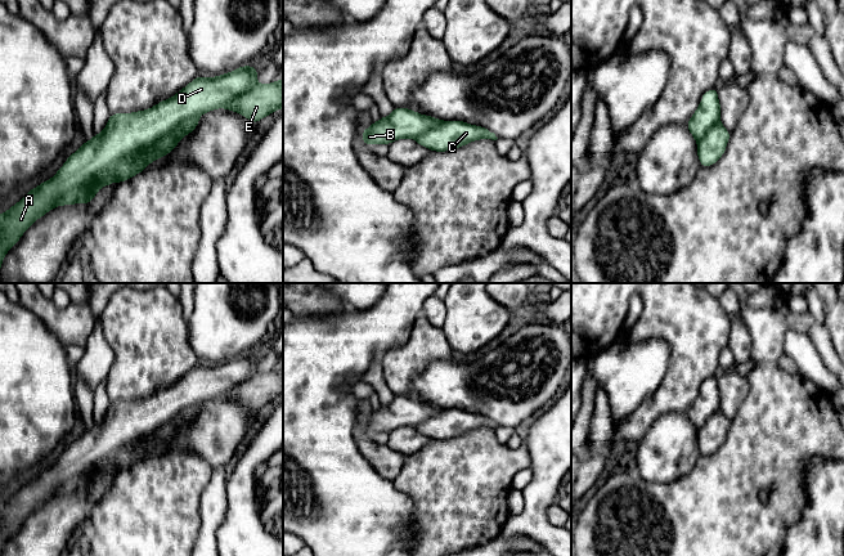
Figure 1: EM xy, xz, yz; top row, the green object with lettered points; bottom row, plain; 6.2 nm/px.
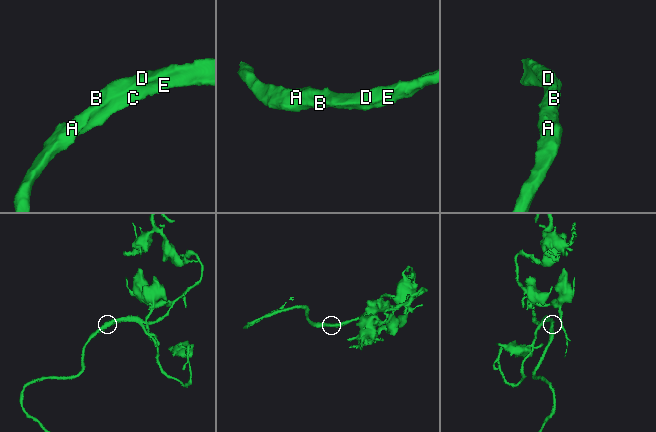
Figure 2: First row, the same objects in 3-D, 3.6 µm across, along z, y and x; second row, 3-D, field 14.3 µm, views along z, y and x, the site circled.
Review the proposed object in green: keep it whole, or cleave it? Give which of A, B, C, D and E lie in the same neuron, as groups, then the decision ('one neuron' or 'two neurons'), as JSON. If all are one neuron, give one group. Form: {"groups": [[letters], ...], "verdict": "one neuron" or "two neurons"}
{"groups": [["A", "B", "C", "D", "E"]], "verdict": "one neuron"}

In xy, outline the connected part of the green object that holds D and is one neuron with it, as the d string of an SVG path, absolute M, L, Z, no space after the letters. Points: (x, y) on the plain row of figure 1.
M242 354L216 366L198 364L172 386L162 389L149 398L111 403L104 418L100 422L94 422L89 430L85 430L75 441L72 441L51 467L42 470L35 477L28 477L27 483L18 492L0 502L0 556L8 539L37 507L55 494L76 493L78 490L90 493L91 488L103 474L111 475L113 468L121 472L134 463L143 461L151 450L157 447L163 447L179 432L179 429L183 425L190 422L198 414L201 403L217 396L234 399L243 403L253 412L257 412L265 404L283 396L283 368L279 367L270 372L259 373L257 355Z

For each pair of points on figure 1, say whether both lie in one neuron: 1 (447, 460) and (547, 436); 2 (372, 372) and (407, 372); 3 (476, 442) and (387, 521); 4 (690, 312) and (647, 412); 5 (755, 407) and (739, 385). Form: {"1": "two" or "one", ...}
{"1": "two", "2": "two", "3": "two", "4": "one", "5": "two"}

